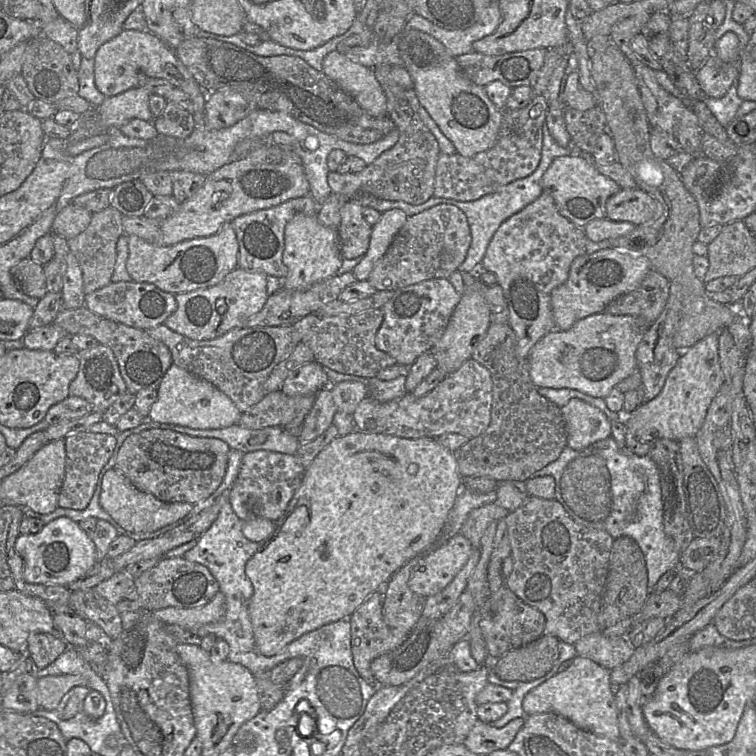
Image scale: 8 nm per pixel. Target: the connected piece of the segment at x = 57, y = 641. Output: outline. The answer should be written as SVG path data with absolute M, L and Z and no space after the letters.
M35 632L27 640L27 651L36 669L54 662L68 647L64 640L45 632Z

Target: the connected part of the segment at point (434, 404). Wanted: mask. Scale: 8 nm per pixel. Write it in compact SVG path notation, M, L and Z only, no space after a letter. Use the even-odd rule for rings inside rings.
M468 359L458 370L447 375L430 393L415 397L406 393L389 402L364 398L353 413L355 429L363 432L395 435L407 439L438 438L443 434L461 434L468 439L479 436L489 426L493 401L493 381L489 370Z

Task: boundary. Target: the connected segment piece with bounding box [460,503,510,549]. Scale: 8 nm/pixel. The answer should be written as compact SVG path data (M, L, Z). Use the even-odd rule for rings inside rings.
M495 503L483 505L468 515L460 533L471 542L473 549L480 549L481 538L489 524L504 519L509 513L508 510Z

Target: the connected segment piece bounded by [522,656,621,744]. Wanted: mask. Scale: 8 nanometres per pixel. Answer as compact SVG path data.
M576 656L566 670L557 673L529 692L523 700L522 707L526 716L555 713L581 730L621 744L618 728L619 712L615 704L610 671L588 658Z

